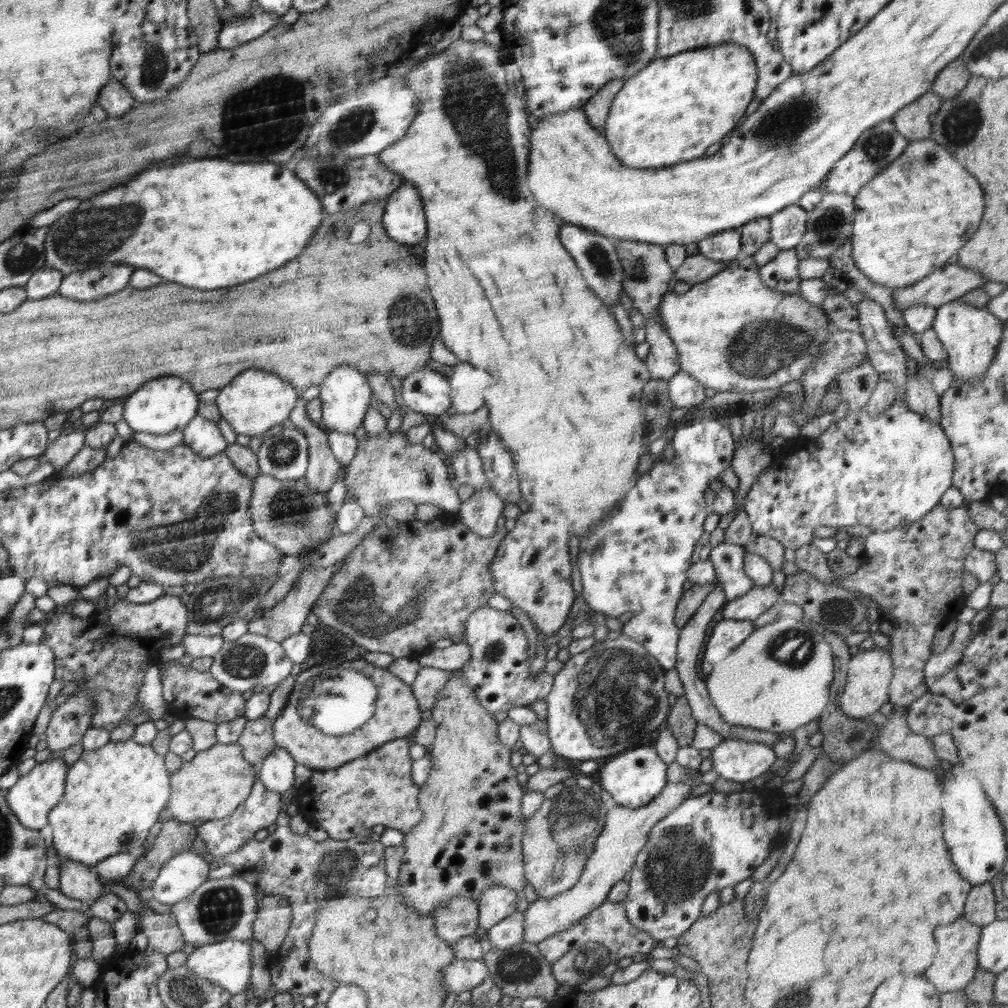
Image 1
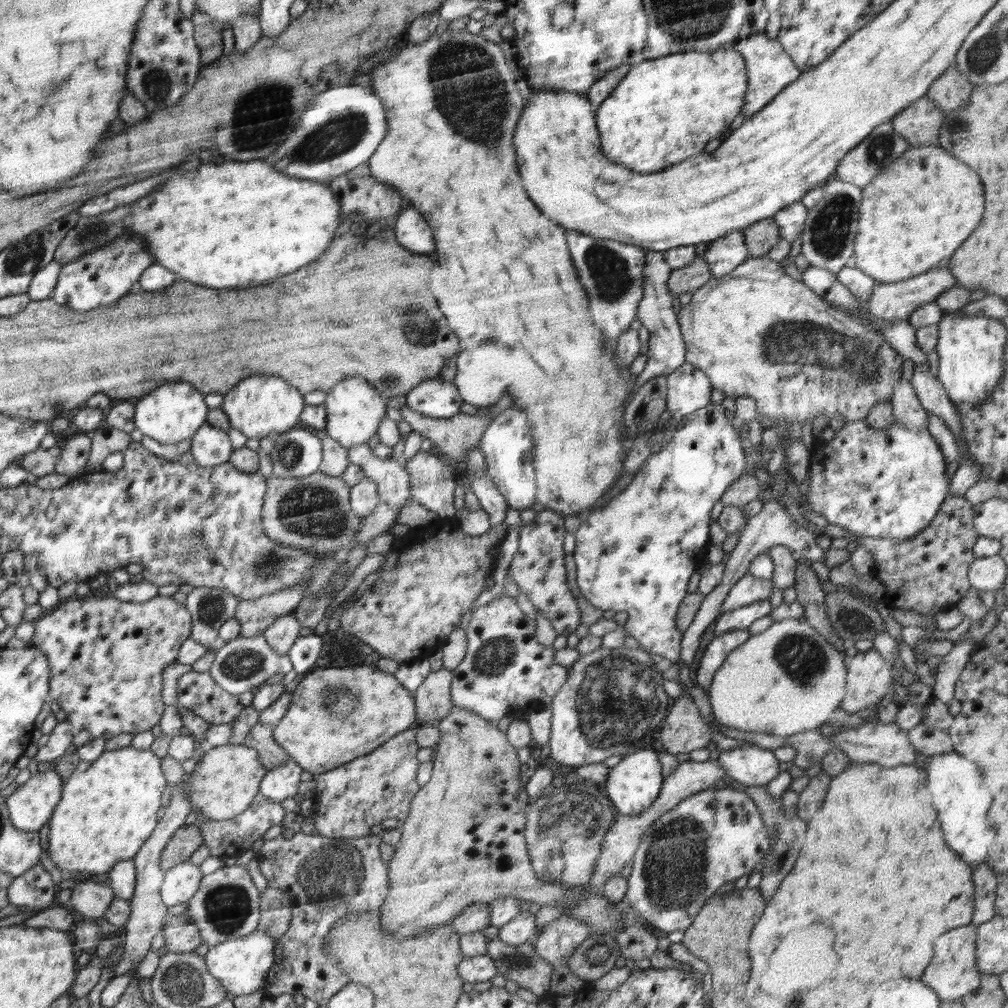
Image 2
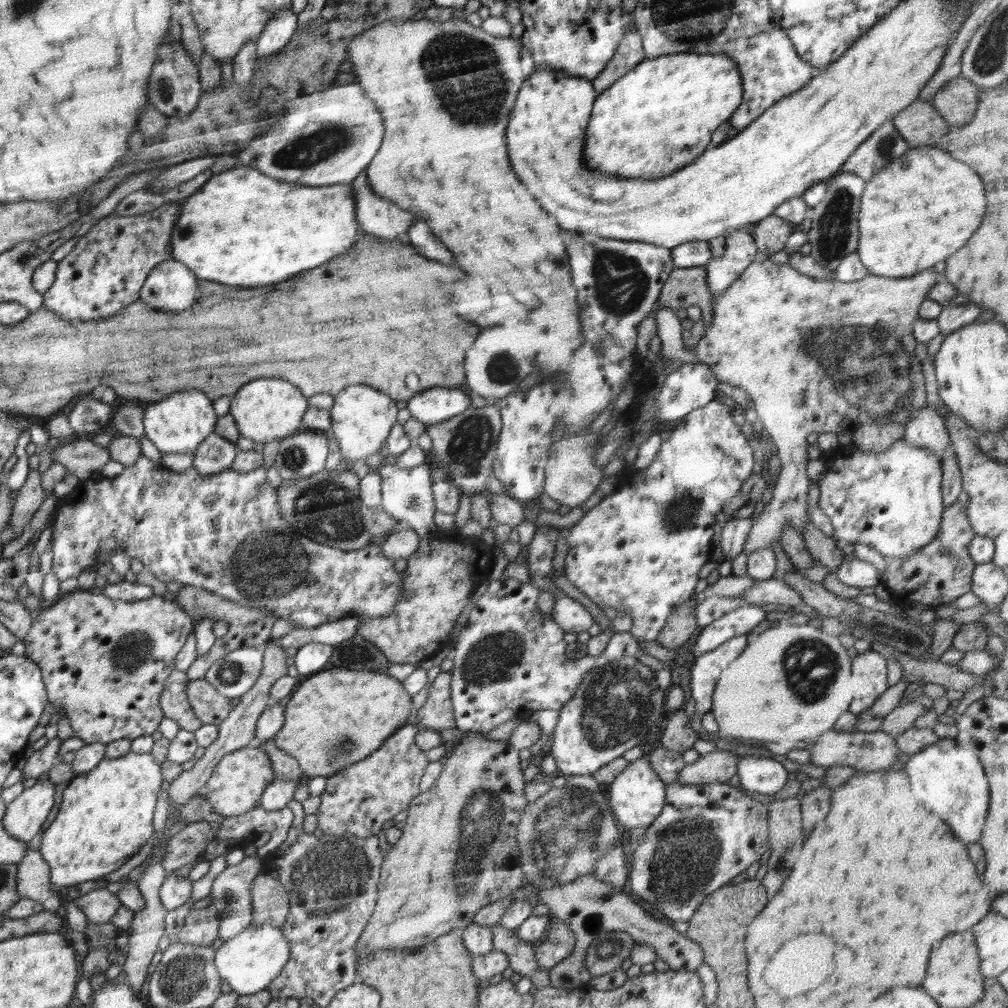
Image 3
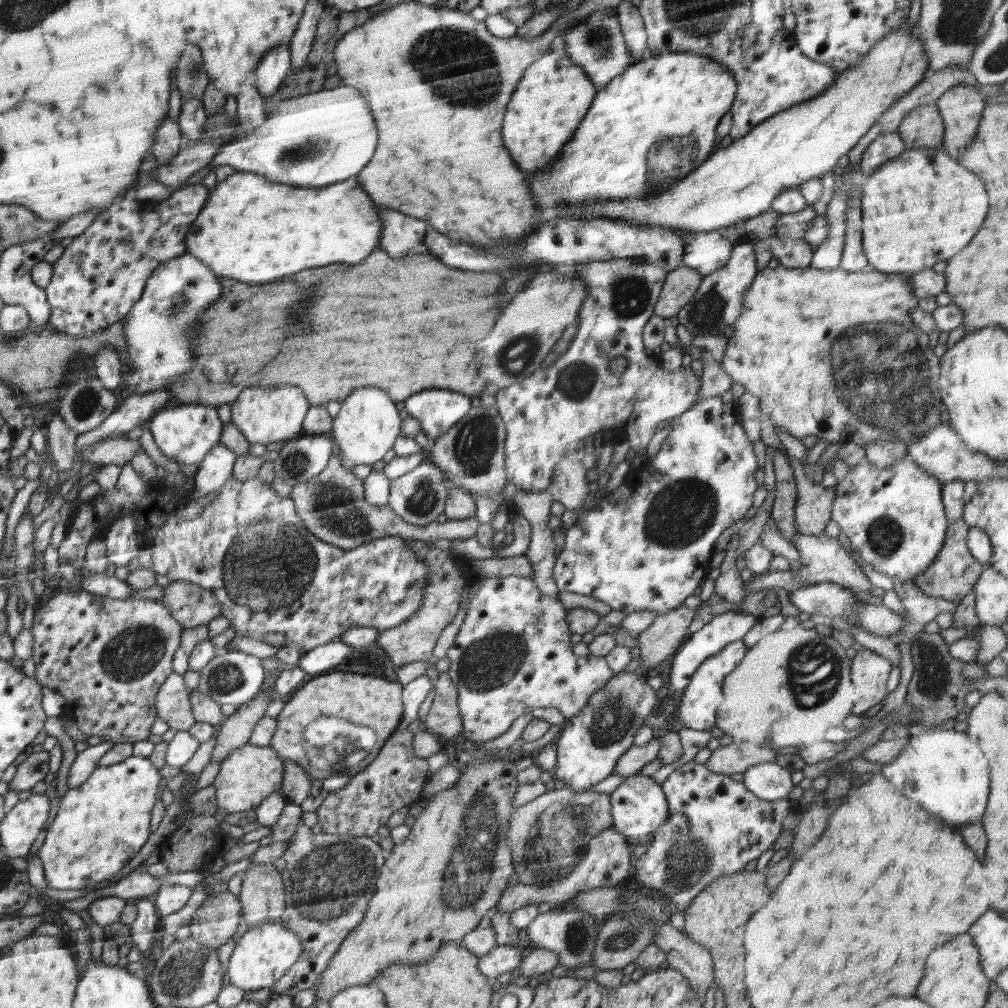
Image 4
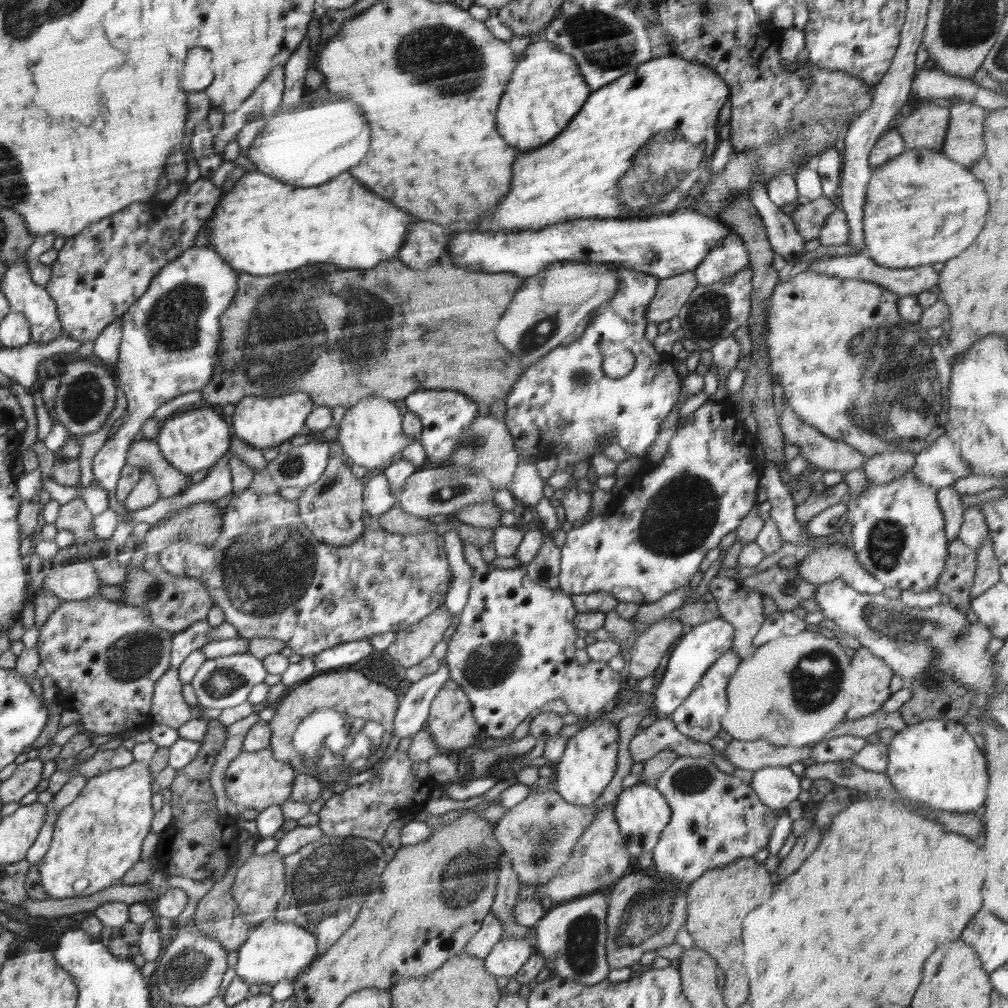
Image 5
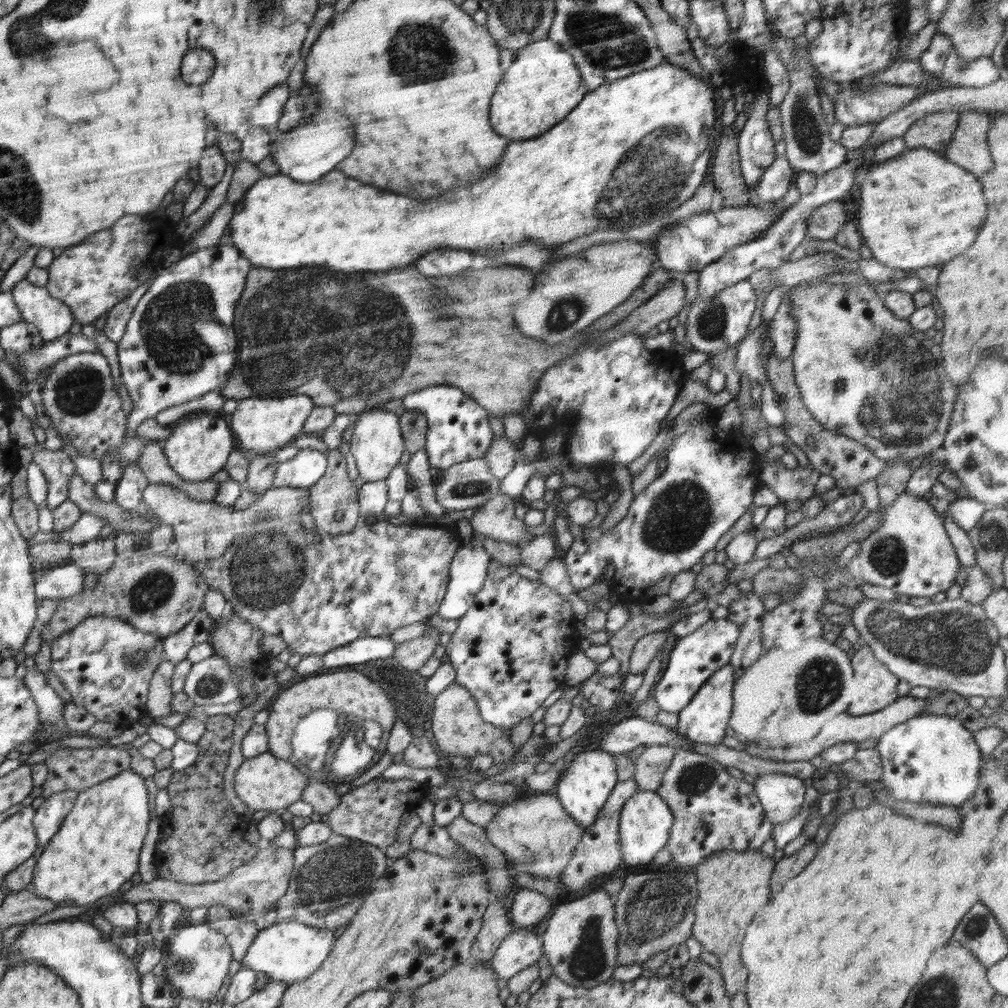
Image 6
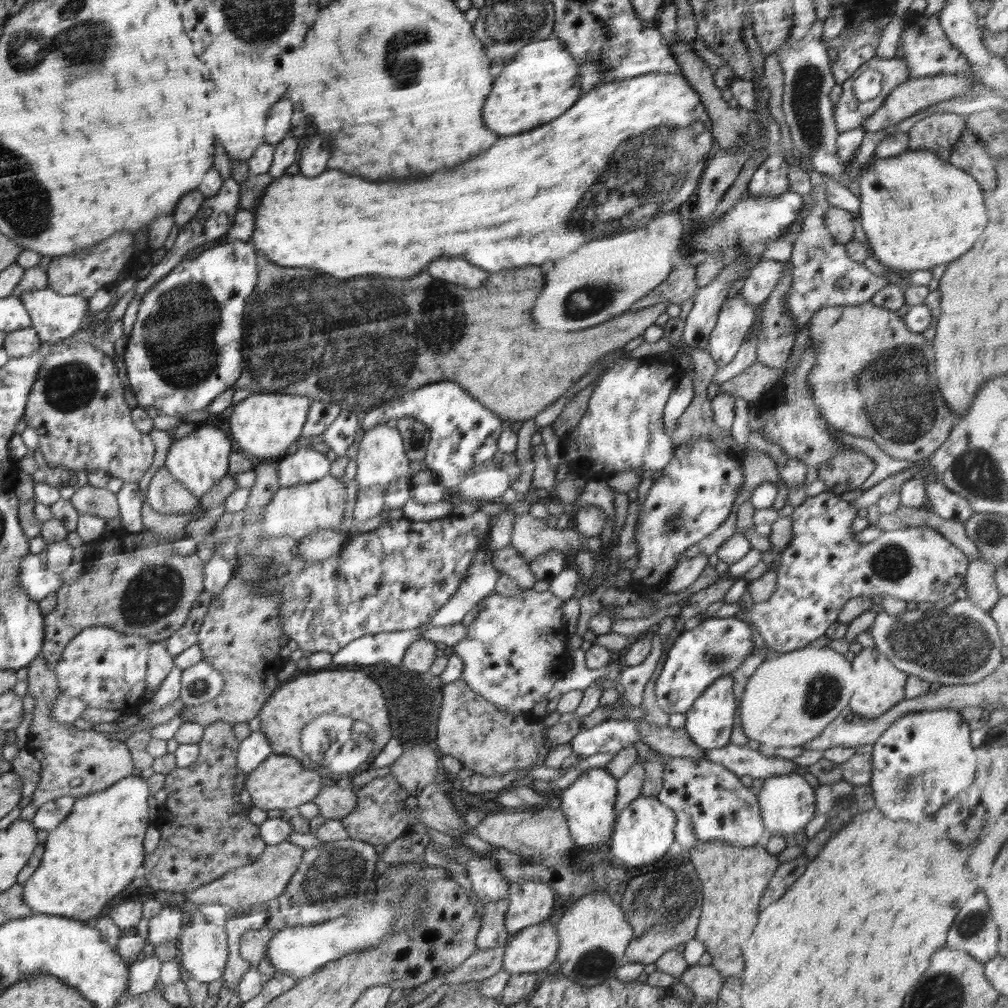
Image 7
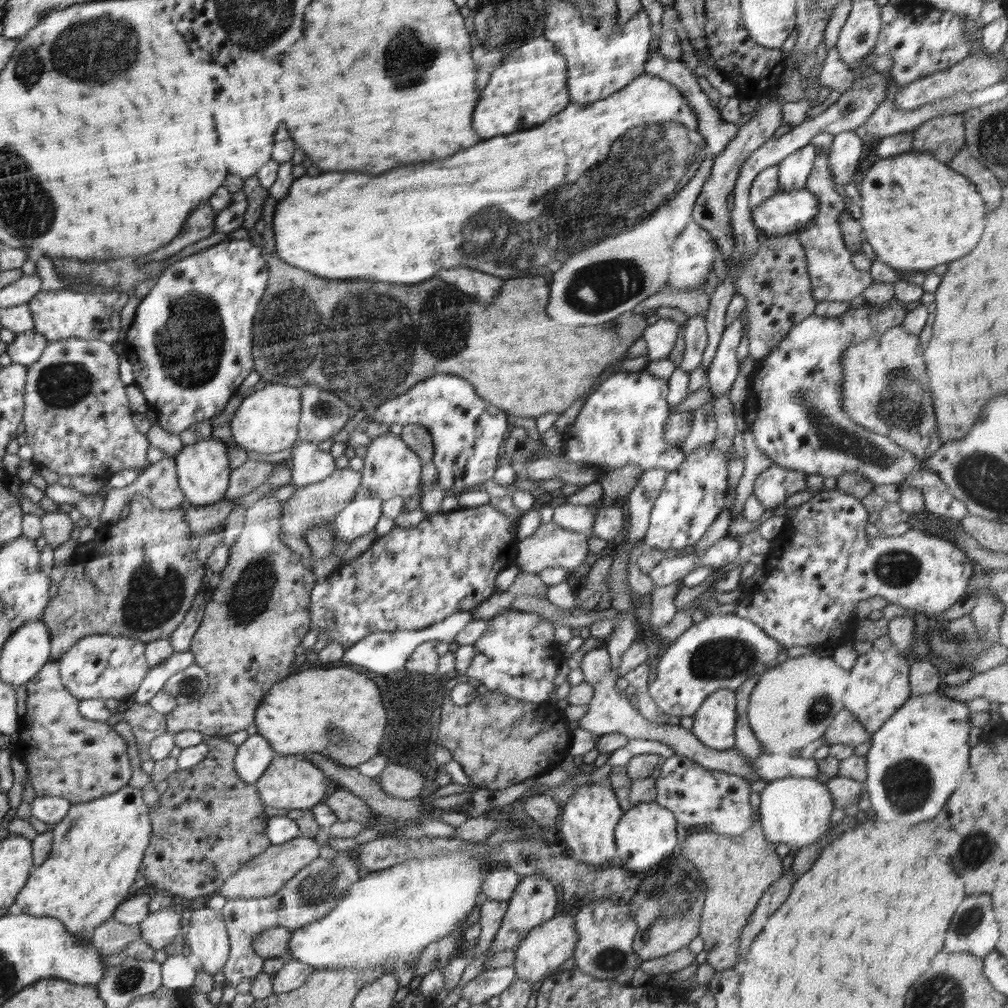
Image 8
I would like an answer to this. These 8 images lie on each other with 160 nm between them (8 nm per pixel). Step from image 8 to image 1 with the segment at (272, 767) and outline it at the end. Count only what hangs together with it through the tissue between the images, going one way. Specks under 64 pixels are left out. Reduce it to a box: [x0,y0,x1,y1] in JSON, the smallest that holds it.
[167,742,260,823]

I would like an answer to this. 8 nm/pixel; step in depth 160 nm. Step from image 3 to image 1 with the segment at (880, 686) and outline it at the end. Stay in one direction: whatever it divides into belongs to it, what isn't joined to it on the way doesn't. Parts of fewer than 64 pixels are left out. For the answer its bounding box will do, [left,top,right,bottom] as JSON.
[839,646,893,719]

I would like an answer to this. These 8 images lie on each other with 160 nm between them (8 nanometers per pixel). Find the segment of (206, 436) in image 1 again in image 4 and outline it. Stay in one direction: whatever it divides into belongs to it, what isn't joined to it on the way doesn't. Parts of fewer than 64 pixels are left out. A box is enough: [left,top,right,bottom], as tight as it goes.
[195,446,236,496]

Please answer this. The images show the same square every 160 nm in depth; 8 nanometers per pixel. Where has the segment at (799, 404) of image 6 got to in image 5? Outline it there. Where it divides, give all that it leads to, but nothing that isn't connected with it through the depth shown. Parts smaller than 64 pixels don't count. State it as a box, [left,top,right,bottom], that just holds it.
[779,400,868,475]

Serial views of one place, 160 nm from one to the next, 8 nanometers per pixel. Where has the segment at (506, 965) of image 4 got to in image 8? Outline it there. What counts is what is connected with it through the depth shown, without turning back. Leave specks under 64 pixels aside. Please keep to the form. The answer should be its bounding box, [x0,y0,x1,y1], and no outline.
[512,916,578,984]

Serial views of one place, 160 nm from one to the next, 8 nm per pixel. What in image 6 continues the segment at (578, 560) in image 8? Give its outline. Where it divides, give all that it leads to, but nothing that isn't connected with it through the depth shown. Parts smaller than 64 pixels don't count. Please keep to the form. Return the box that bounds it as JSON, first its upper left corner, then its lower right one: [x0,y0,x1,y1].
[469,493,534,548]

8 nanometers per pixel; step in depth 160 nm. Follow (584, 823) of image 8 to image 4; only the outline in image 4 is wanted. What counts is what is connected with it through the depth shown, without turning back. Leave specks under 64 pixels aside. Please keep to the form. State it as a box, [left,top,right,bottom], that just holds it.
[552,671,659,791]

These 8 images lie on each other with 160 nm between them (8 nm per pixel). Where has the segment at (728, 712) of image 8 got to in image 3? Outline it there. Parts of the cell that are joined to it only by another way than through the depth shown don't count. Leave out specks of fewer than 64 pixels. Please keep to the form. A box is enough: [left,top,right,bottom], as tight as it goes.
[690,635,748,716]

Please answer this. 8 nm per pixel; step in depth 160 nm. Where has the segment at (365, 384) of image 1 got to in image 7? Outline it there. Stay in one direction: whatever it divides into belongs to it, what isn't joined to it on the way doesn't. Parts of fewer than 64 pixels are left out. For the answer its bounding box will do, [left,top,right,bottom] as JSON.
[354,423,411,490]

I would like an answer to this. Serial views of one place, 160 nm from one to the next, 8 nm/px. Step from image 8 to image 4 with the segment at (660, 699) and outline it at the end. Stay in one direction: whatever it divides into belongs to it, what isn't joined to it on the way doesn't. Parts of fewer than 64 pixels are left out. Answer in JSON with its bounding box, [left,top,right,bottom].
[666,611,758,698]

